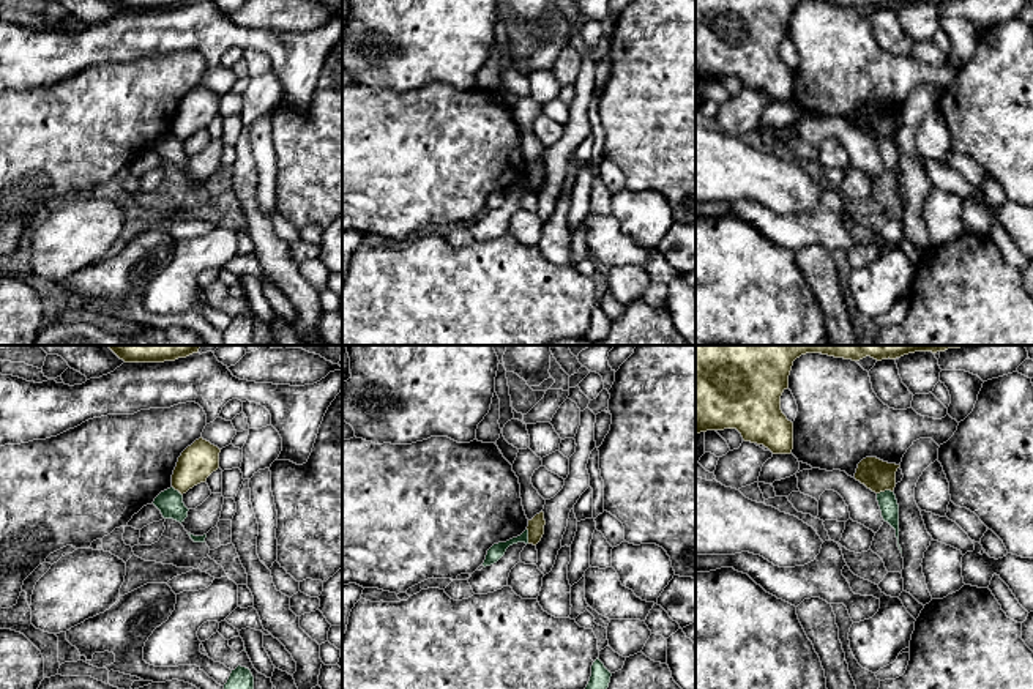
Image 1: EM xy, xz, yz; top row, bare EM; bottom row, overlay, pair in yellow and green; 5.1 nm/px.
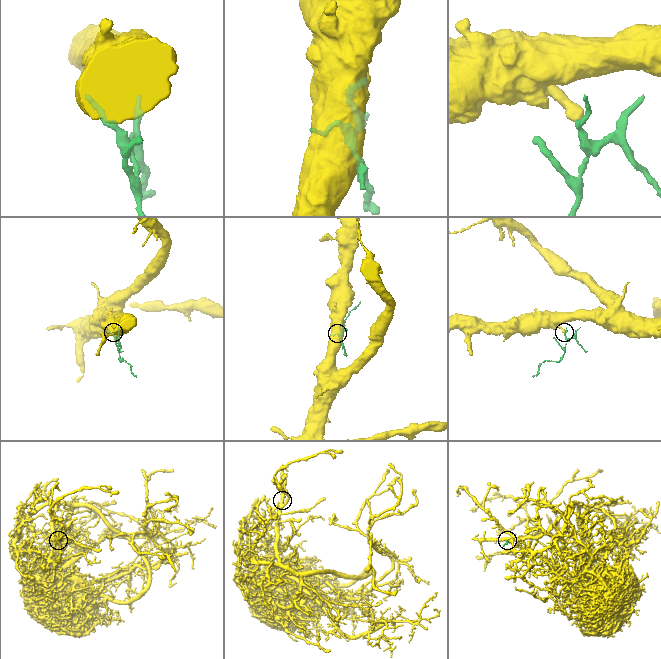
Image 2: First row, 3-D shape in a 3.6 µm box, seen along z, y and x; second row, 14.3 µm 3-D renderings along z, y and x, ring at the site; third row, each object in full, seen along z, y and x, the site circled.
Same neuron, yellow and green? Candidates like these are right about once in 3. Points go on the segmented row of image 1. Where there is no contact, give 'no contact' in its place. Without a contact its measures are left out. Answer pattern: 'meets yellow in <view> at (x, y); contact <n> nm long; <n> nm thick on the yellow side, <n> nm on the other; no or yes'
meets yellow in yz at (883, 491); contact 80 nm long; 160 nm thick on the yellow side, 100 nm on the other; no

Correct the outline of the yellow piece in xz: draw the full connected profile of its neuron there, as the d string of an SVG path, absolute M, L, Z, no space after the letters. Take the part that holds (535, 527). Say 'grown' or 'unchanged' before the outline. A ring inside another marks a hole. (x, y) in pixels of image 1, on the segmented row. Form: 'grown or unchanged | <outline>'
unchanged | M541 511L539 514L536 514L531 520L528 520L528 544L533 544L536 546L543 534L544 534L544 525L546 525L546 520L544 520L544 512Z

